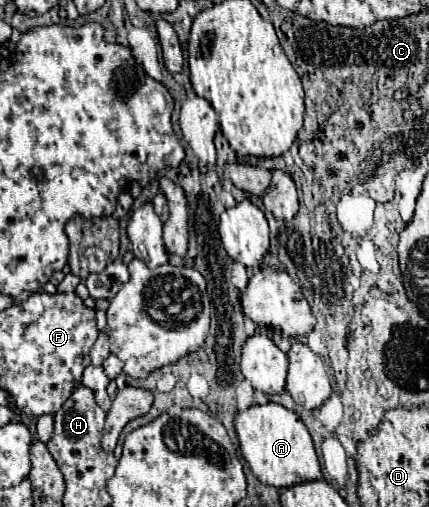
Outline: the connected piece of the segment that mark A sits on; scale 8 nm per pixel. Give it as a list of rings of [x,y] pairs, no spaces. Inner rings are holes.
[[[273,402],[251,406],[235,416],[235,430],[241,442],[241,454],[261,484],[283,490],[301,482],[323,480],[311,434],[299,416],[285,406]]]

